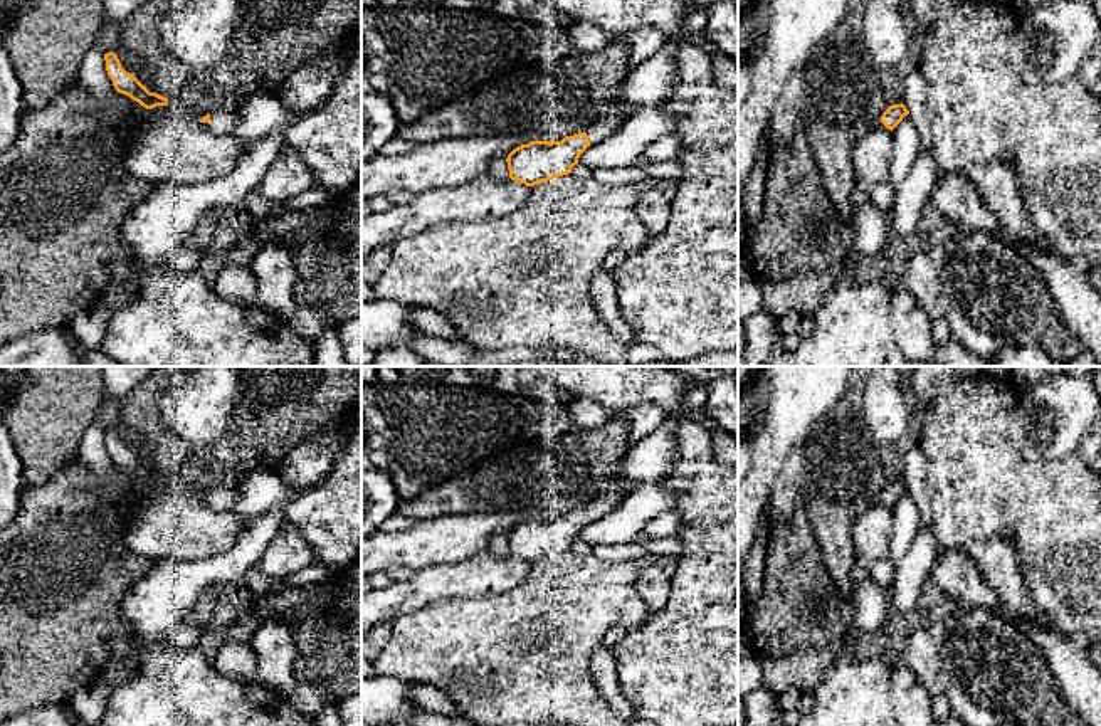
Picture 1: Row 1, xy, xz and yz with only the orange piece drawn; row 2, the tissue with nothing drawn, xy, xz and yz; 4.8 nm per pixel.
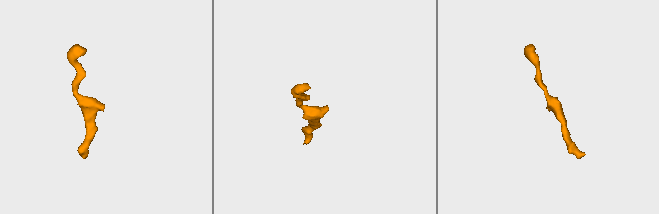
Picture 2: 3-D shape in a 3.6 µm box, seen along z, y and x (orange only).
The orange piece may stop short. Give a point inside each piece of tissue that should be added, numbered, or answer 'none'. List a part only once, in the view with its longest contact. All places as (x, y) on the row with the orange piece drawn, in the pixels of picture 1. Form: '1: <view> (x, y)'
1: xy (221, 121)

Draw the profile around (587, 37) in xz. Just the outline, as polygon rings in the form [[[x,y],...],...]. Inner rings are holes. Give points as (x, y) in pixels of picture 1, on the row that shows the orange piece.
[[[578,22],[568,29],[568,40],[578,52],[593,54],[605,47],[614,37],[592,22]]]

